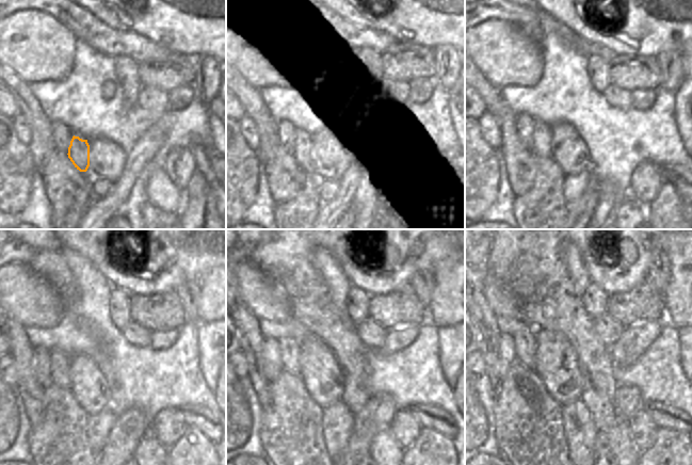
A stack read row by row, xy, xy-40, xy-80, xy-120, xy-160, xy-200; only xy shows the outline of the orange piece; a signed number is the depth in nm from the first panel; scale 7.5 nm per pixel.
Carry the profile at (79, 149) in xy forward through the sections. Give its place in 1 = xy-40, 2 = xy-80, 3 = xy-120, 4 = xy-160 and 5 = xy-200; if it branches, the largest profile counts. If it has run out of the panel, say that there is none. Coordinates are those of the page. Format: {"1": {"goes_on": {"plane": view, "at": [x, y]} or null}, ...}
{"1": {"goes_on": {"plane": "xy-40", "at": [304, 151]}}, "2": {"goes_on": {"plane": "xy-80", "at": [542, 137]}}, "3": {"goes_on": {"plane": "xy-120", "at": [60, 362]}}, "4": {"goes_on": {"plane": "xy-160", "at": [289, 349]}}, "5": {"goes_on": {"plane": "xy-200", "at": [525, 345]}}}

